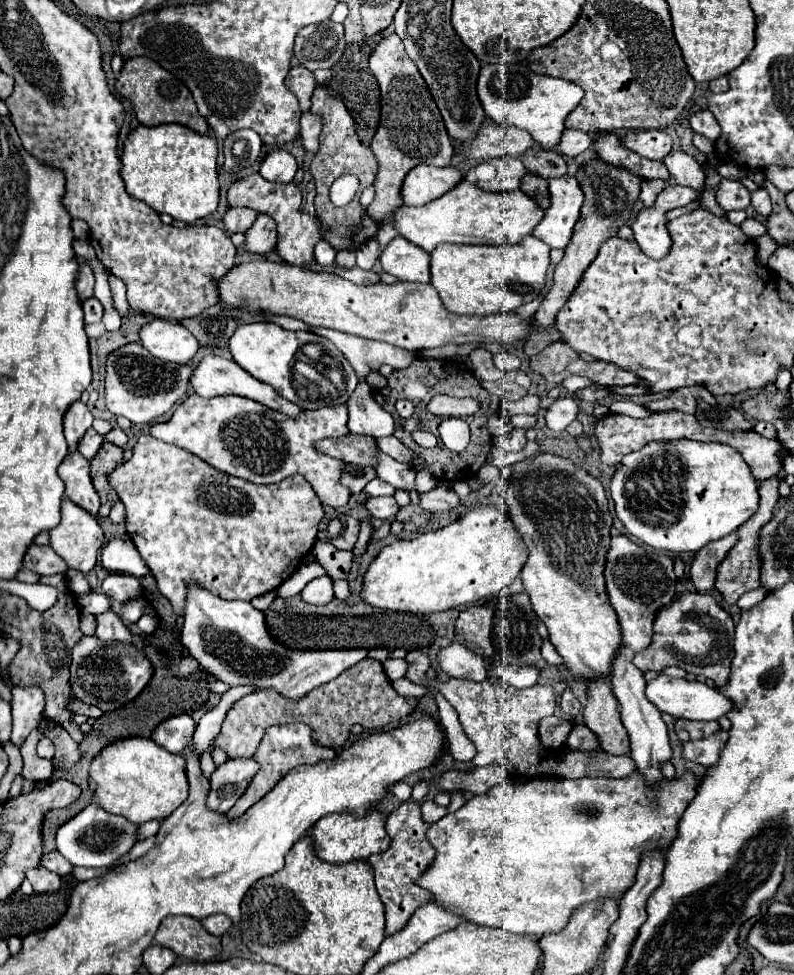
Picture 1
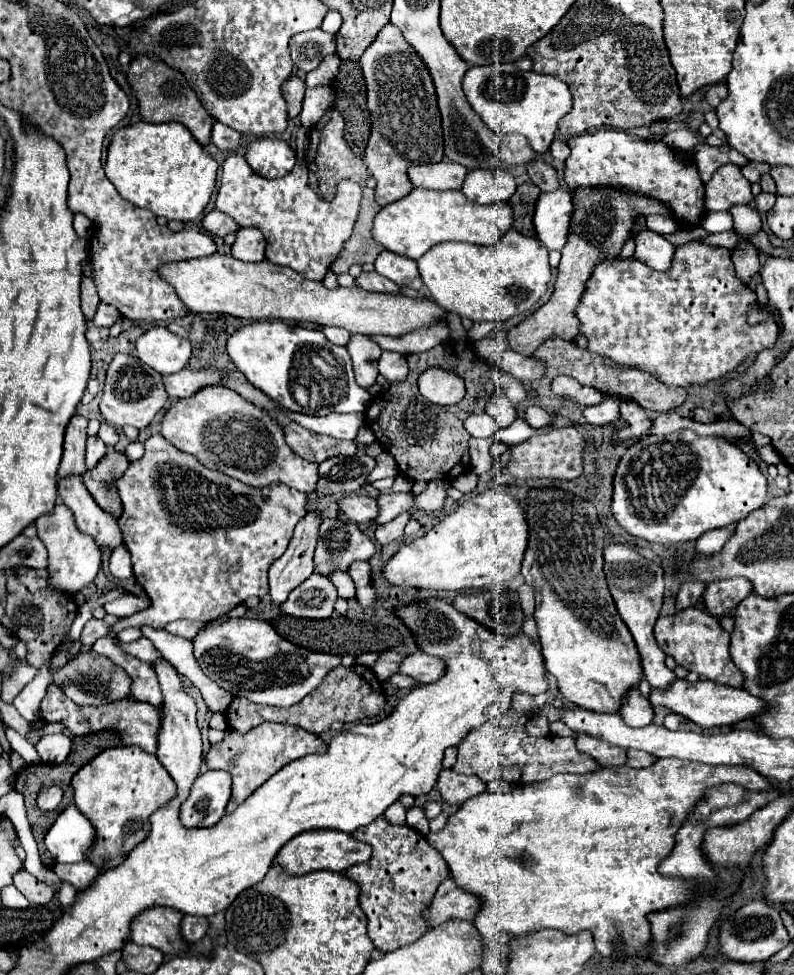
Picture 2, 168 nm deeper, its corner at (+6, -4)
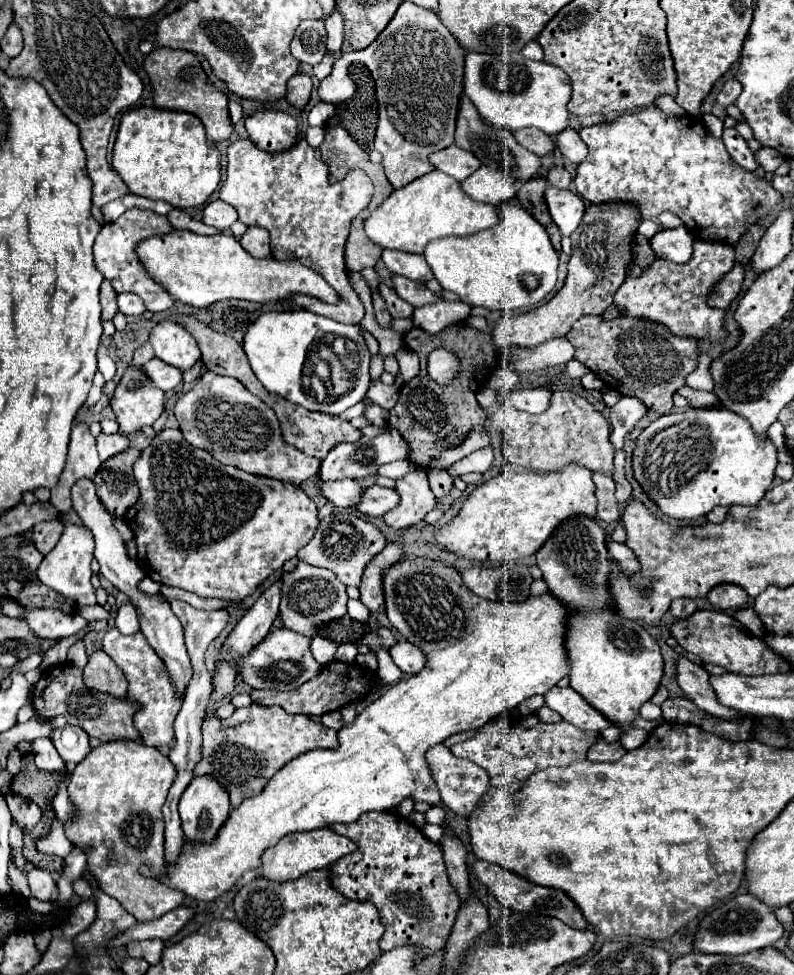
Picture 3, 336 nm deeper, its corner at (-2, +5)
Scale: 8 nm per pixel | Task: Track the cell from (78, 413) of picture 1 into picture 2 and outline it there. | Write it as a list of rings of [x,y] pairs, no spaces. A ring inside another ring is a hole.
[[[74,415],[66,427],[66,437],[64,437],[64,455],[62,463],[58,469],[58,479],[70,477],[70,475],[84,475],[86,473],[86,463],[84,463],[84,453],[86,453],[86,425],[88,419],[82,415]]]

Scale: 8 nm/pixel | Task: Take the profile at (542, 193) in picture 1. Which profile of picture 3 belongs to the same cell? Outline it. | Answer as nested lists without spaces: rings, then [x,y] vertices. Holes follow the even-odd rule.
[[[532,178],[524,184],[520,184],[516,198],[528,210],[528,214],[532,214],[546,228],[554,248],[560,252],[560,230],[548,214],[548,206],[544,202],[544,190],[546,190],[546,180],[544,178]]]

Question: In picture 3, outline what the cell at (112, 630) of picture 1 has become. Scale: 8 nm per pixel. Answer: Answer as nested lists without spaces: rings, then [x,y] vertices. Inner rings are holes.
[[[110,628],[104,634],[102,650],[116,662],[118,668],[124,670],[124,674],[126,674],[126,678],[130,682],[128,698],[142,706],[140,712],[136,712],[136,716],[134,716],[134,724],[136,724],[136,728],[140,730],[140,736],[142,736],[140,742],[146,744],[146,746],[156,746],[156,748],[168,746],[172,742],[172,738],[174,738],[172,724],[174,724],[174,718],[176,718],[176,714],[180,710],[182,700],[172,692],[174,688],[168,682],[168,674],[164,670],[164,664],[160,662],[160,658],[152,650],[152,646],[148,650],[148,642],[140,632],[132,634],[132,636],[124,636],[116,628]],[[160,672],[162,672],[162,678],[160,678]]]

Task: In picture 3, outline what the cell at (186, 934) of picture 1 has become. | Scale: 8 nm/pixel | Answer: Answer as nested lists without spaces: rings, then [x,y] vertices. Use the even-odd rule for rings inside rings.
[[[114,740],[108,744],[96,746],[76,768],[72,770],[68,778],[68,794],[70,800],[78,806],[80,814],[74,818],[74,822],[68,824],[66,836],[68,840],[80,848],[88,856],[88,872],[98,878],[100,890],[108,892],[112,898],[116,898],[124,910],[128,910],[138,922],[152,922],[166,912],[182,906],[184,894],[180,890],[168,888],[162,882],[156,882],[152,878],[144,878],[138,874],[140,864],[152,866],[156,874],[164,868],[164,816],[162,806],[166,802],[168,790],[176,778],[176,768],[172,766],[170,758],[164,756],[158,748],[144,746],[136,740]]]

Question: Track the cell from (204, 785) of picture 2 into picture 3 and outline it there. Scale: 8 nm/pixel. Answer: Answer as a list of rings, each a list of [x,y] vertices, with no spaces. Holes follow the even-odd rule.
[[[196,776],[184,790],[178,812],[188,840],[210,842],[230,814],[230,798],[214,778]]]

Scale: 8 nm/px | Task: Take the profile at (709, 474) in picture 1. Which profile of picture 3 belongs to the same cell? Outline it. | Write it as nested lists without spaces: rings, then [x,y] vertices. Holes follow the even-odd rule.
[[[686,408],[664,414],[642,430],[632,454],[634,478],[650,500],[654,500],[658,510],[676,520],[698,520],[716,506],[756,506],[774,482],[776,464],[776,446],[768,438],[756,434],[742,416],[724,408]]]

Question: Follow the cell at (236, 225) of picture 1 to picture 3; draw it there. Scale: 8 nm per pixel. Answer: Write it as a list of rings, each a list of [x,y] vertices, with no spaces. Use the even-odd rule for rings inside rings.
[[[214,200],[210,202],[204,212],[202,212],[202,222],[216,228],[218,232],[224,232],[224,230],[230,230],[230,226],[238,220],[238,214],[236,214],[236,208],[222,202],[222,200]]]

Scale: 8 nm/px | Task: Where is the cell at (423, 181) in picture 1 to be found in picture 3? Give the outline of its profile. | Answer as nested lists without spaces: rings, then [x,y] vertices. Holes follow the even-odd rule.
[[[448,146],[440,152],[434,152],[430,154],[430,162],[436,170],[456,178],[458,182],[462,182],[464,178],[468,178],[478,166],[480,166],[480,160],[474,158],[474,154],[458,148],[458,146]]]

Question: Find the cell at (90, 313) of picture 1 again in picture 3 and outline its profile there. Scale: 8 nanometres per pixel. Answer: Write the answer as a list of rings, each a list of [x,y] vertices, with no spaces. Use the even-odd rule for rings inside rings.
[[[132,292],[118,294],[118,312],[124,316],[140,316],[144,312],[144,302]]]

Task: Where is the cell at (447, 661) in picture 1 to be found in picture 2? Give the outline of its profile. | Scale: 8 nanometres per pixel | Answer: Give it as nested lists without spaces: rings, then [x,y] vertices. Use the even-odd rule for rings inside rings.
[[[416,651],[402,659],[398,673],[408,675],[418,683],[434,683],[434,679],[438,679],[444,673],[444,661],[424,655],[422,651]]]

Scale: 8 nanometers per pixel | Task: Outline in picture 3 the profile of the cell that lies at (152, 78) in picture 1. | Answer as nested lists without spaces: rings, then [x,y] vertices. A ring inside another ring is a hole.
[[[158,46],[146,56],[144,70],[150,76],[150,82],[154,88],[154,104],[158,108],[184,110],[184,112],[198,116],[204,124],[210,142],[222,142],[222,140],[230,138],[232,122],[228,116],[228,98],[206,78],[204,70],[194,54],[190,54],[186,50],[172,50],[172,48]]]

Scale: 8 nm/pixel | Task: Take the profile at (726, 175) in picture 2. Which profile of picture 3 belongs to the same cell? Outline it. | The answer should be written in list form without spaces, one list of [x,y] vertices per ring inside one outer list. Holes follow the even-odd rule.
[[[734,128],[724,129],[722,142],[724,142],[728,154],[732,156],[732,162],[734,162],[734,164],[738,164],[740,168],[744,168],[744,170],[748,170],[748,172],[754,172],[754,170],[758,168],[752,150],[748,148],[746,140],[744,140]]]

